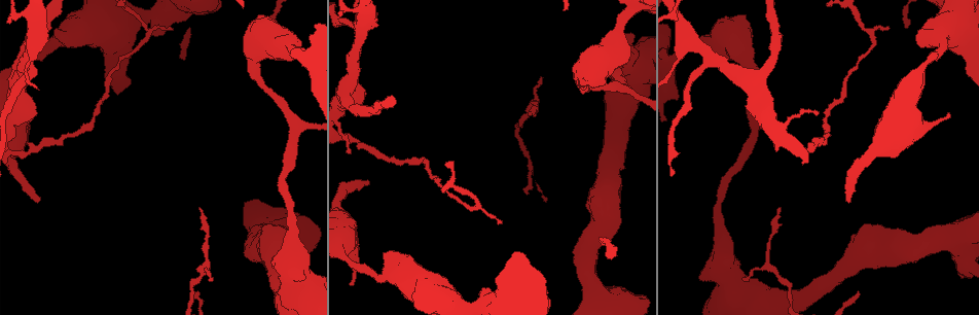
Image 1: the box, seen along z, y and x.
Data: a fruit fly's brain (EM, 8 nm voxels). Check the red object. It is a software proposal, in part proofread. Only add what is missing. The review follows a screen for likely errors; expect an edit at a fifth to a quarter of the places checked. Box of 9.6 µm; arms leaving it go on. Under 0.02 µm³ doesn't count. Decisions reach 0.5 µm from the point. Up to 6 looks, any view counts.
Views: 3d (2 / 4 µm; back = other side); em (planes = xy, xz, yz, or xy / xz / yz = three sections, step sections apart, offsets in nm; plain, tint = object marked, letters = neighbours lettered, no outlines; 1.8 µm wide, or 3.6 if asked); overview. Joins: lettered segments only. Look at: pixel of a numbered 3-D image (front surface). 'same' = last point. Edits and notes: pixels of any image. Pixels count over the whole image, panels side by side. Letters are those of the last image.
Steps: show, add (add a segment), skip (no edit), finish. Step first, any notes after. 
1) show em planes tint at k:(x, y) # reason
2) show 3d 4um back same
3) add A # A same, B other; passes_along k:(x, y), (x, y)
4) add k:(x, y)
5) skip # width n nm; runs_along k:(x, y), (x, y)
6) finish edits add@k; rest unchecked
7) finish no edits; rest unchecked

show 3d 4um at 1:(367, 180) # long arm stops here

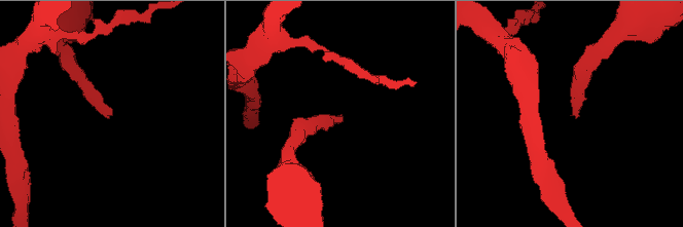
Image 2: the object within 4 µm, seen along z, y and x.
show em planes letters at 2:(340, 115)

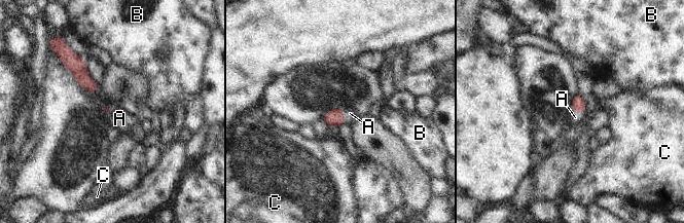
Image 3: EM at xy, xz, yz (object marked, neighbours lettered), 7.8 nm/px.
add 3:(575, 117) # A same, B other, C other; passes_along 3:(578, 104), (577, 111), (575, 117); it goes on there

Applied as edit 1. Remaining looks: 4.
show overview # redraw

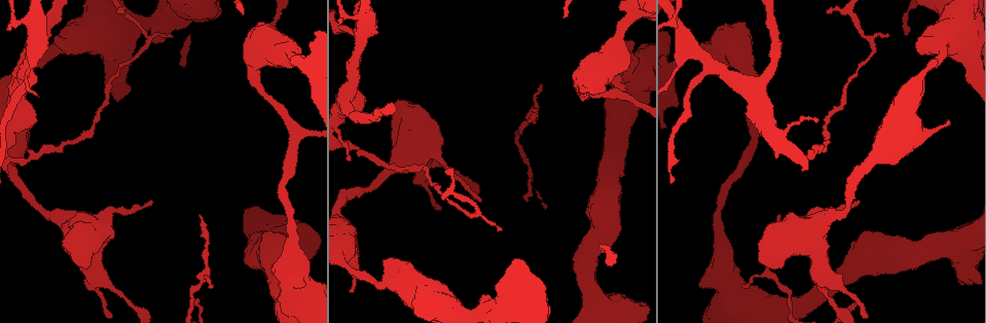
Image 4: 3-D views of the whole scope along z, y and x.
show em 3.6um planes letters at 4:(259, 24) # thick end

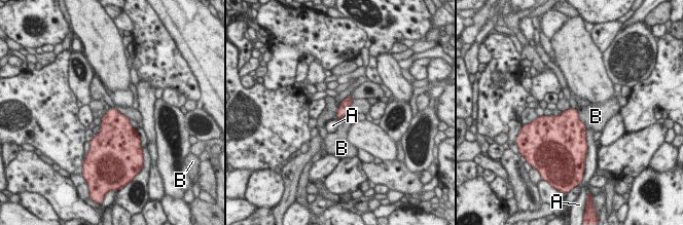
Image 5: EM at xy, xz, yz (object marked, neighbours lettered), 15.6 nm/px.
skip # A other, B other; none of them fits

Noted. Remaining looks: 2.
show 3d 2um at 4:(948, 122) # free end

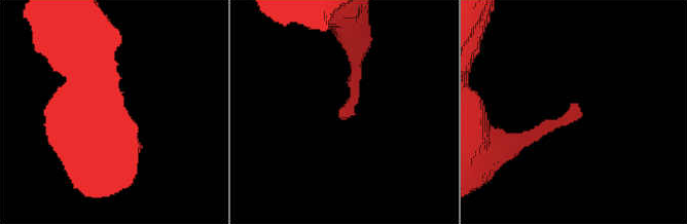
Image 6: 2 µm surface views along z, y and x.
show em xz step 8 letters at 6:(339, 117) # now the EM

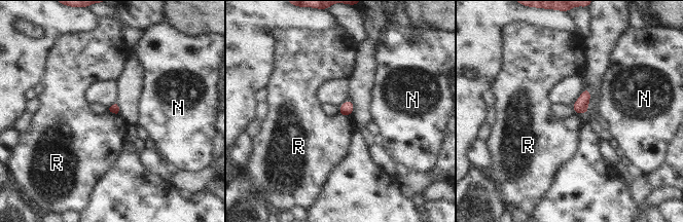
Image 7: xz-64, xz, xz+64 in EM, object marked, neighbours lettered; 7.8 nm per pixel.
skip # N other, R other; border 7:(342, 115), (349, 116); no lettered segment goes on from it

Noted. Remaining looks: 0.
finish edits add@3; rest unchecked

